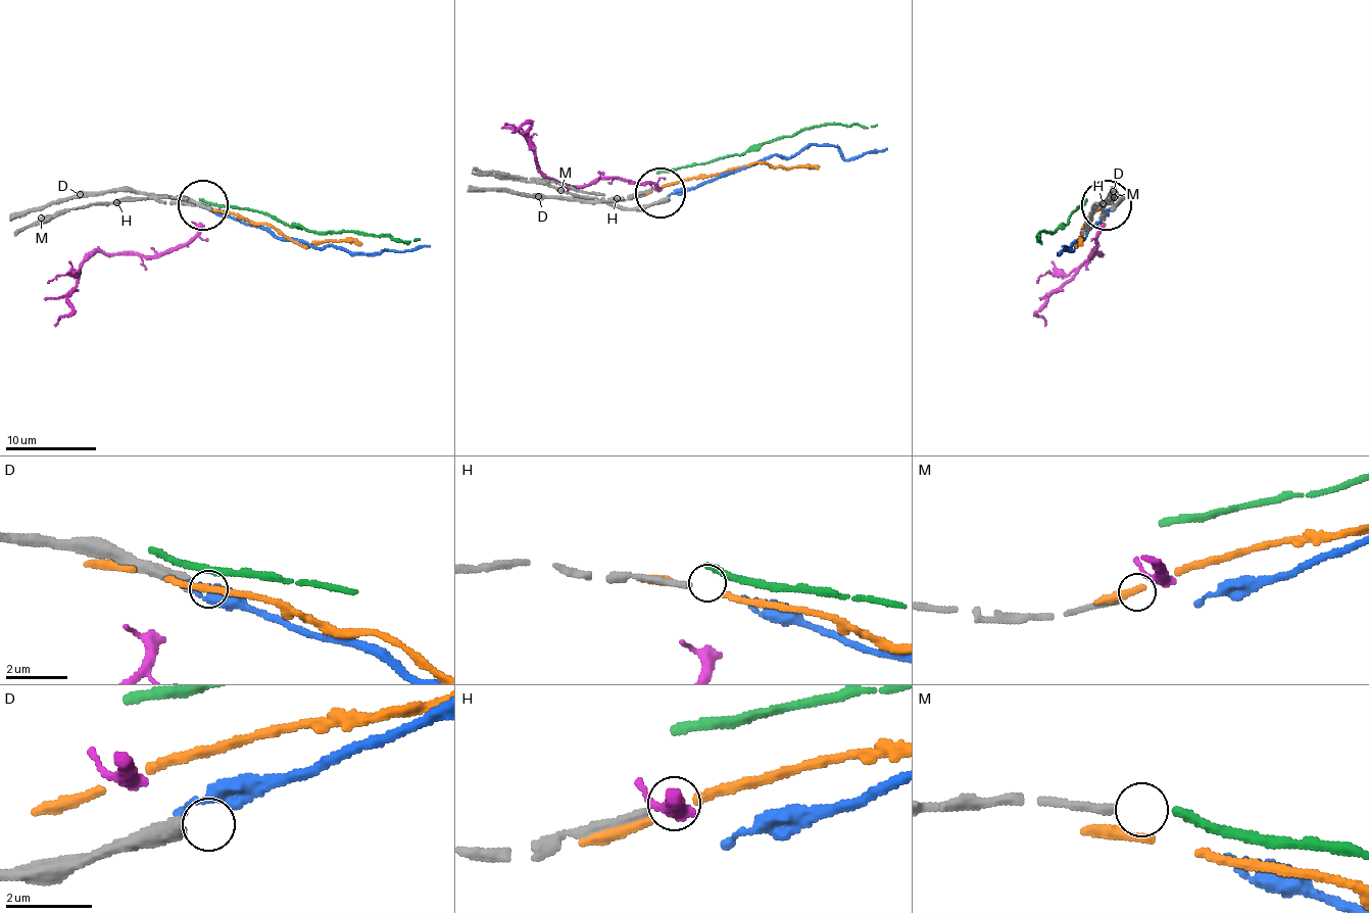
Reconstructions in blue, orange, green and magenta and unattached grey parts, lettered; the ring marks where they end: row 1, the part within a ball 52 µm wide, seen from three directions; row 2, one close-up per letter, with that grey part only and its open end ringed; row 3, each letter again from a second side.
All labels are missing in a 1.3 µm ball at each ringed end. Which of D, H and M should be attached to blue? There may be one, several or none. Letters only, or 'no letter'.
no letter

